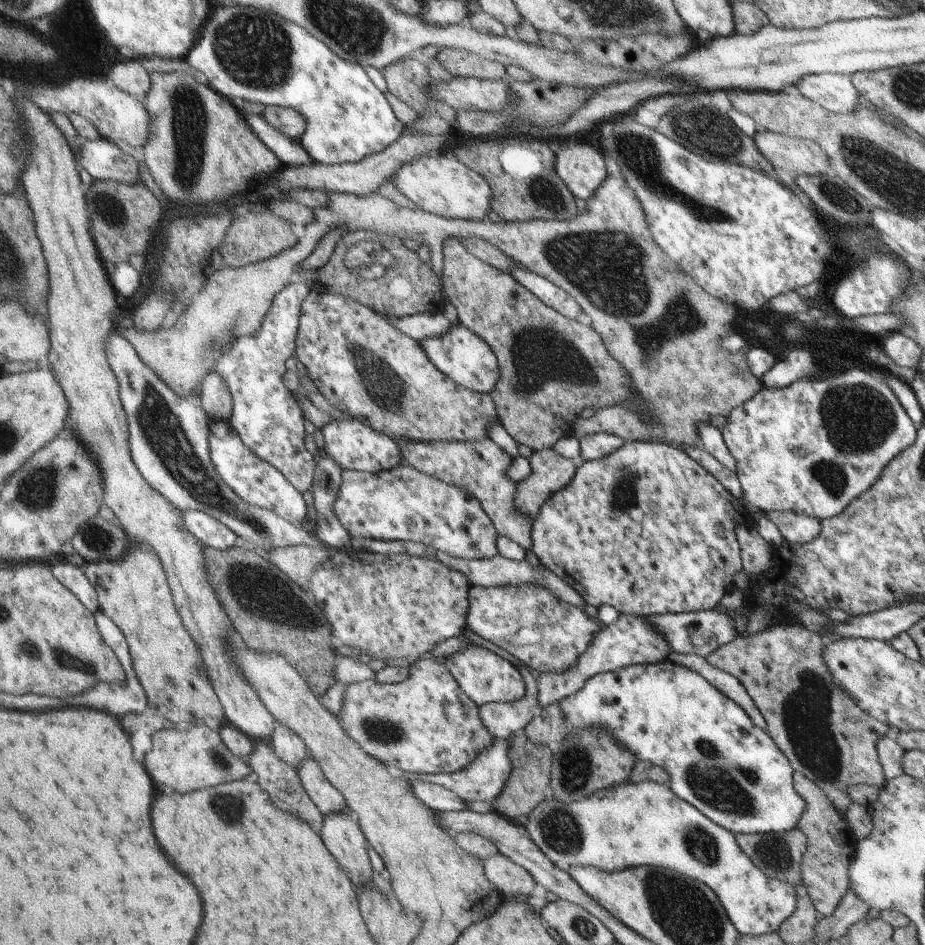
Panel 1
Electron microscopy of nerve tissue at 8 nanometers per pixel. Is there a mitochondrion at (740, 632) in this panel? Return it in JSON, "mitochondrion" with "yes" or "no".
{"mitochondrion":"no"}

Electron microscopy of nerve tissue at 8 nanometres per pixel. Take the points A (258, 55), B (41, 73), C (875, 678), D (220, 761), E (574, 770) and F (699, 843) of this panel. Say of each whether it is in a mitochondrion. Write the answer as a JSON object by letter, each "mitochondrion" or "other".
{"A":"mitochondrion","B":"other","C":"mitochondrion","D":"mitochondrion","E":"mitochondrion","F":"mitochondrion"}

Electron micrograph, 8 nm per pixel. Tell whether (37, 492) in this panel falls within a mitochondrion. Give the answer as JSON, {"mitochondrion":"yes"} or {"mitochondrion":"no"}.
{"mitochondrion":"yes"}

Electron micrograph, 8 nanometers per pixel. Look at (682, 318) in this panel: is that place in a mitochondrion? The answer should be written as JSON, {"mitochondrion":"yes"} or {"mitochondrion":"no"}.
{"mitochondrion":"yes"}

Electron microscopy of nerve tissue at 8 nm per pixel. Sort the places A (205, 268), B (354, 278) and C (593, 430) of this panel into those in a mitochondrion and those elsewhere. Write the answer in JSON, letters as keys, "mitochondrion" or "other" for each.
{"A":"other","B":"mitochondrion","C":"other"}

